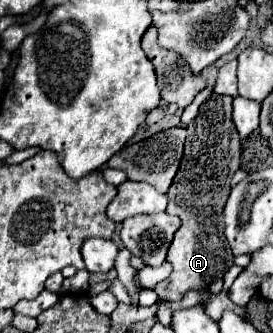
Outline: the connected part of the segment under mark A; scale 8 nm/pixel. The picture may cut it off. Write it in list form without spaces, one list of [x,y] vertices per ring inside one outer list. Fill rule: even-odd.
[[[213,92],[201,104],[195,120],[187,124],[185,154],[167,192],[167,212],[177,214],[183,224],[175,232],[167,252],[167,262],[173,266],[173,272],[163,284],[155,288],[157,296],[165,302],[181,302],[189,290],[205,290],[213,280],[223,278],[225,270],[233,266],[233,252],[223,232],[217,232],[221,228],[221,210],[231,192],[227,180],[239,170],[241,158],[241,140],[231,118],[231,102],[231,96],[219,96]],[[209,224],[211,232],[203,232],[201,228]]]

